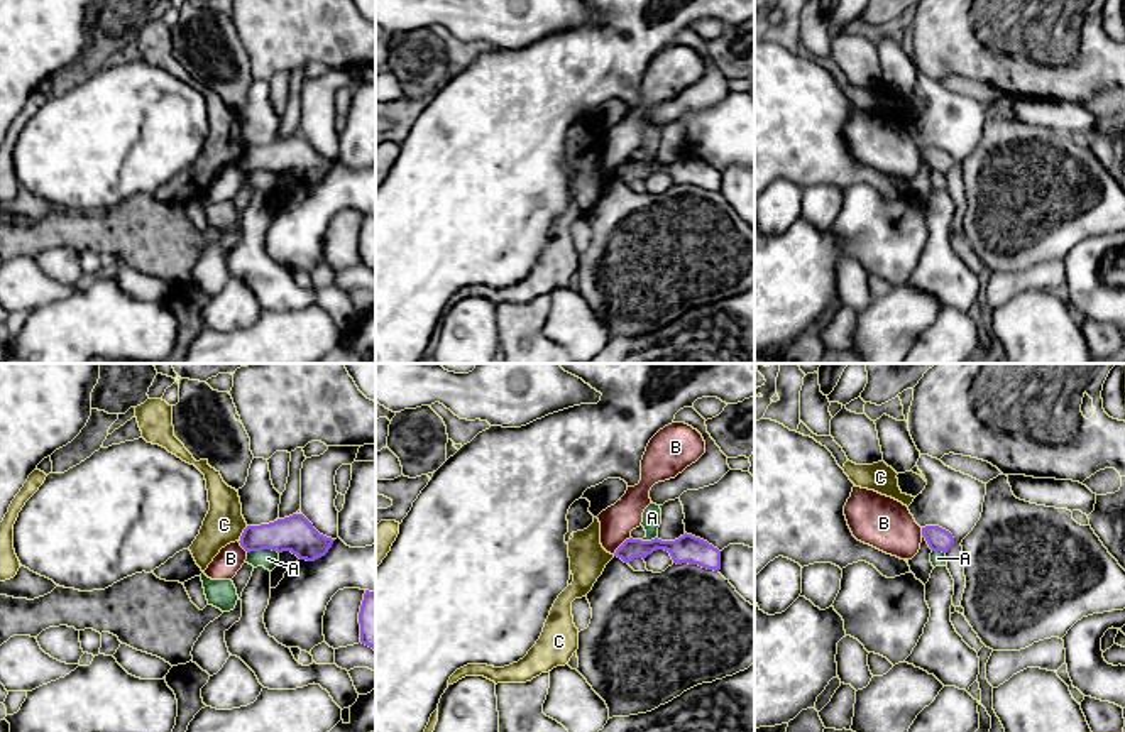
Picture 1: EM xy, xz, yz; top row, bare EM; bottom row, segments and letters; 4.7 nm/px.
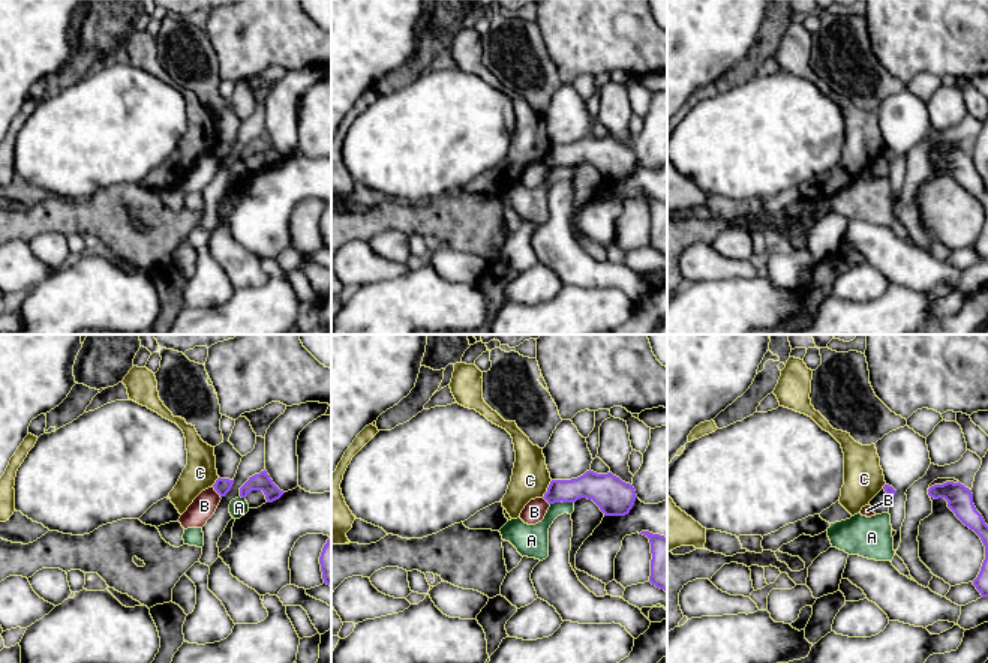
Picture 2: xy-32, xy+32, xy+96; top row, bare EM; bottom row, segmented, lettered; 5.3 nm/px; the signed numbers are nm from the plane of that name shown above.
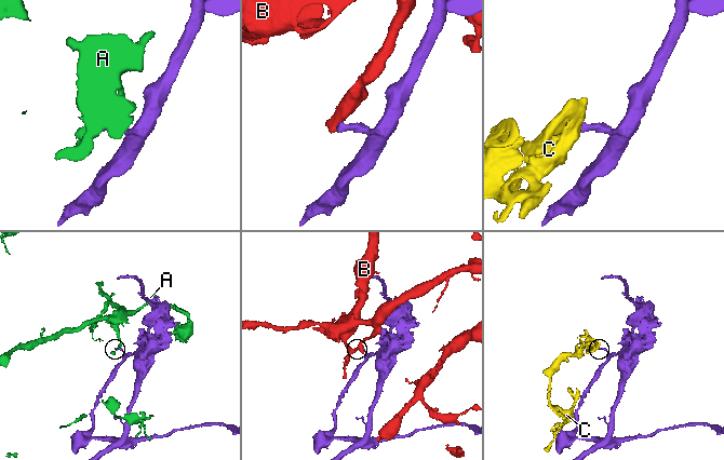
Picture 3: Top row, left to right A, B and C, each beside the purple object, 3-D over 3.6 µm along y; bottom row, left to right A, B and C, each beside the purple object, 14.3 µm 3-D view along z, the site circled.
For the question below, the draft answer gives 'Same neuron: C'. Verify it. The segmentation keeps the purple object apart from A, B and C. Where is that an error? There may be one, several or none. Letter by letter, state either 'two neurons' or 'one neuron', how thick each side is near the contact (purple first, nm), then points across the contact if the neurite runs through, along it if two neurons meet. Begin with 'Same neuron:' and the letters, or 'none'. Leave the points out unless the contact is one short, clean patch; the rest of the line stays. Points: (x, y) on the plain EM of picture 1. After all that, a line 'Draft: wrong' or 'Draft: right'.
Same neuron: none
A: two neurons | 170/90 nm
B: two neurons | 100/160 nm | along xz (630, 158), (613, 174)
C: two neurons | 170/190 nm | along xy (247, 147), (239, 163)
Draft: wrong

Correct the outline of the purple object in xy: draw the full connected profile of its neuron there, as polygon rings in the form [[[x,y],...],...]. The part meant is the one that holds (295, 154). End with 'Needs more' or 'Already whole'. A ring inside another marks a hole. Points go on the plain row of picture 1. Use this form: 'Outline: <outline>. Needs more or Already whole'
Outline: [[[293,135],[269,145],[247,147],[240,167],[250,172],[291,172],[299,181],[315,183],[328,174],[335,161],[320,156],[303,135]]]. Already whole

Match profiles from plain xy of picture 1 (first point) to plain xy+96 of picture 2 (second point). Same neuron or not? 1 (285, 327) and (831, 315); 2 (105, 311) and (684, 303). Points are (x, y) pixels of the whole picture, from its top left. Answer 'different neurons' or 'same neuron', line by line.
1: same neuron
2: same neuron

